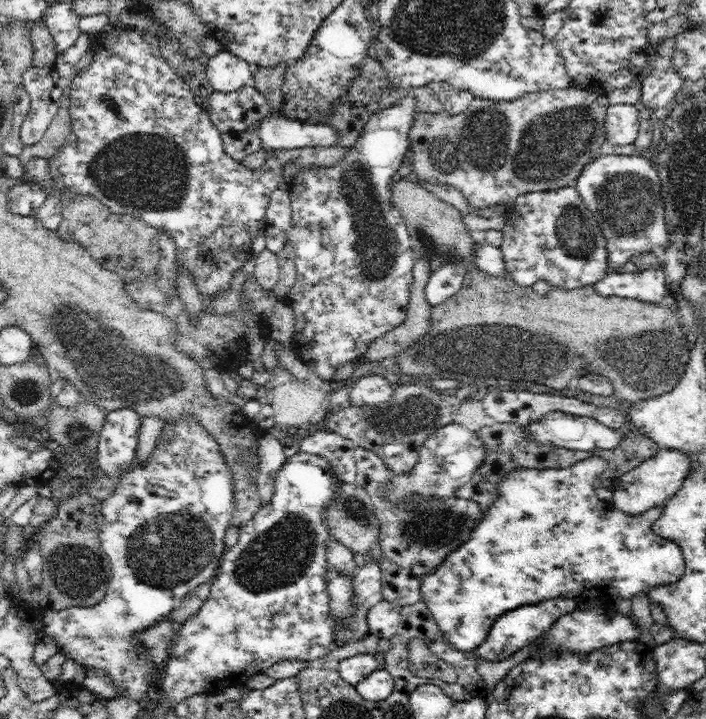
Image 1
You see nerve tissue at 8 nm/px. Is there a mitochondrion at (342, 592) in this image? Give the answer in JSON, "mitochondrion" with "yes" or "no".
{"mitochondrion":"no"}

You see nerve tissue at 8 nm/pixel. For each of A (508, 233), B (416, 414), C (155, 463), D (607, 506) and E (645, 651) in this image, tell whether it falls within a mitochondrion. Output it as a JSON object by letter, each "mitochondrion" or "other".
{"A":"other","B":"mitochondrion","C":"other","D":"other","E":"other"}

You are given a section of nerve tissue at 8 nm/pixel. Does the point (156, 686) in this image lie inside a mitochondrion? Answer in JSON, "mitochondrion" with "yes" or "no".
{"mitochondrion":"no"}

